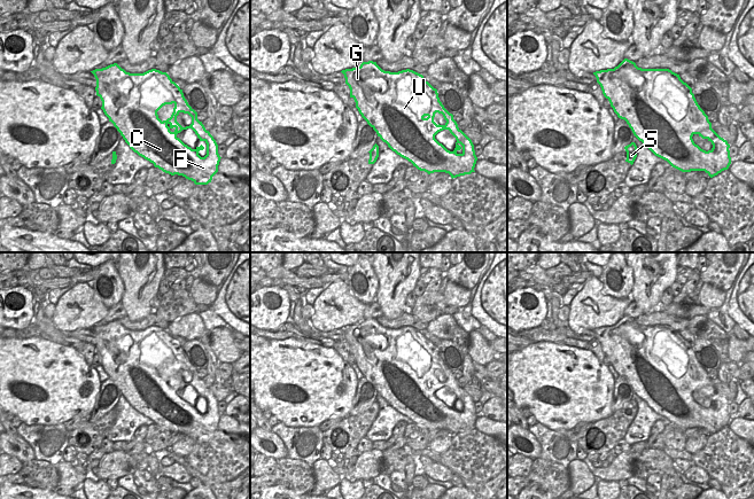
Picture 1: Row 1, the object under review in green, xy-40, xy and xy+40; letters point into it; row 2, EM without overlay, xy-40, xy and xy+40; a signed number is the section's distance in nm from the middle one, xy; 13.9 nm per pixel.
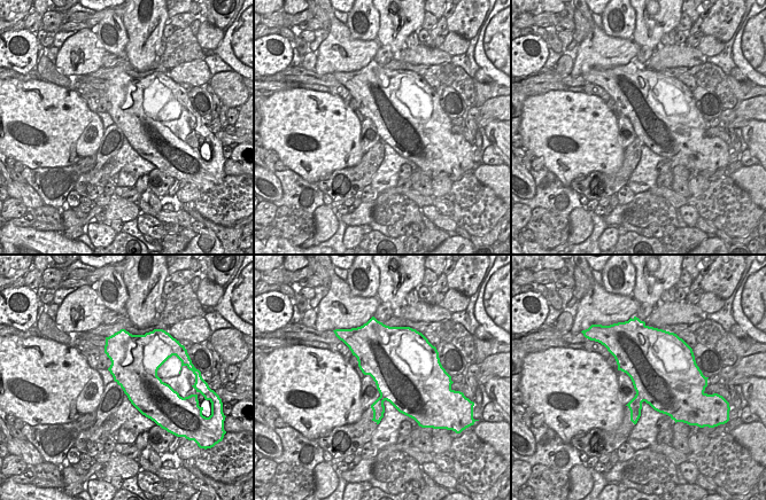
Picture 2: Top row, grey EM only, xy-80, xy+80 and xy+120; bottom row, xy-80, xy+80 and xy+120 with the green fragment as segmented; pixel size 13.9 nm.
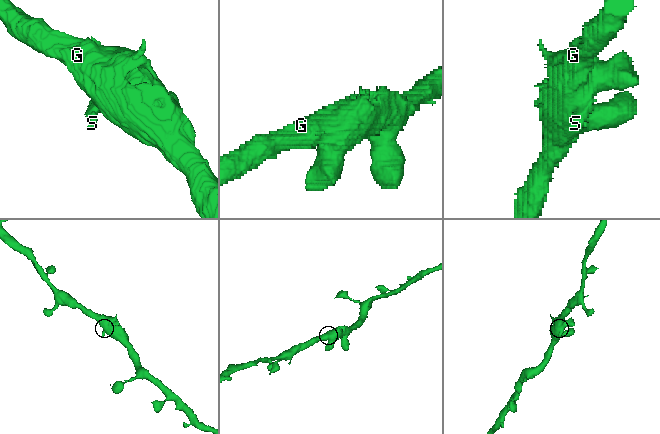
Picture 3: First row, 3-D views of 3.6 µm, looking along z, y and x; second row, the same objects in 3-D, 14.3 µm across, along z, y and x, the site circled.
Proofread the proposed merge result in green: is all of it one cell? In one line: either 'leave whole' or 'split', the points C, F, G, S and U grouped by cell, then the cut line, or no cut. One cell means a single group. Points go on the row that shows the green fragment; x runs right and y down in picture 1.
leave whole | C F G S U | no cut

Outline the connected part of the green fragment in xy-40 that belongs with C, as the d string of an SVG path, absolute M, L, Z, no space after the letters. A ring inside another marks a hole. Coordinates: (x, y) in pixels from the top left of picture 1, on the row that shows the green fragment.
M117 63L91 72L96 79L95 91L102 101L101 109L134 153L171 176L182 176L195 185L211 182L212 177L218 172L221 158L218 154L218 145L202 122L197 119L197 112L188 104L182 89L166 72L151 69L143 73L130 73ZM172 103L174 108L171 117L162 122L157 111L163 106ZM180 112L188 114L192 117L189 126L182 127L177 122L177 116ZM187 128L192 128L200 141L207 143L204 157L199 155L199 151L204 149L202 145L192 149L177 137L178 133Z

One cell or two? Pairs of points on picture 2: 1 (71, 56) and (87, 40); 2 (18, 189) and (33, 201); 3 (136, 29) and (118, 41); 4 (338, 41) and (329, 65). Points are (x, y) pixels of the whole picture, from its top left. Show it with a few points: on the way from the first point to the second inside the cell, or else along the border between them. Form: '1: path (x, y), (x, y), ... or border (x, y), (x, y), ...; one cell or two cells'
1: path (75, 53), (84, 44); one cell
2: path (22, 192), (30, 200); one cell
3: border (121, 18), (128, 37), (125, 49); two cells
4: path (331, 46), (331, 59); one cell

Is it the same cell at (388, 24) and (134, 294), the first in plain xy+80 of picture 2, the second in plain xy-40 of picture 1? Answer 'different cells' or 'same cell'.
same cell

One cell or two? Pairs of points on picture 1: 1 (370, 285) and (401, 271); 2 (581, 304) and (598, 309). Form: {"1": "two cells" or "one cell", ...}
{"1": "two cells", "2": "one cell"}

